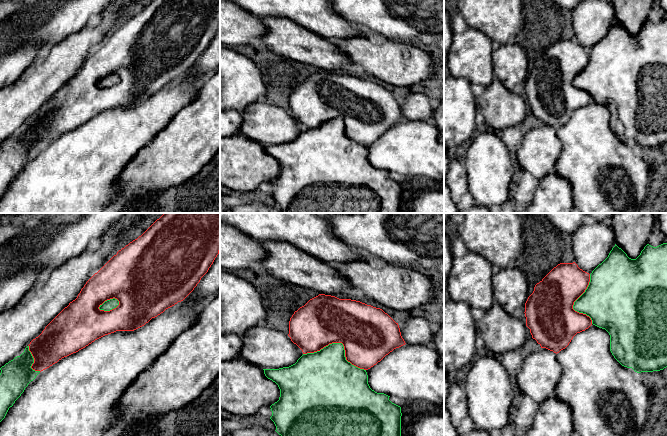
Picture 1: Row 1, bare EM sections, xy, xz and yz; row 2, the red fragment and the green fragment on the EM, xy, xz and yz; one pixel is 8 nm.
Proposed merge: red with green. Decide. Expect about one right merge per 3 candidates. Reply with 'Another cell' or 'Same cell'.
Another cell

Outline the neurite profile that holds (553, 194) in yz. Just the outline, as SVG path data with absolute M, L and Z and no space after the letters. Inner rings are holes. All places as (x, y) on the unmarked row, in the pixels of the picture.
M555 171L543 177L527 207L527 213L572 213L571 185Z

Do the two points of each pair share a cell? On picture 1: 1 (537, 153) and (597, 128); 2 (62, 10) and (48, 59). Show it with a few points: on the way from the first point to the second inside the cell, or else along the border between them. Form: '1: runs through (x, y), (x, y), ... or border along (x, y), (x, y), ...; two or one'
1: border along (557, 130), (560, 155), (554, 166); two
2: border along (73, 33), (44, 49); two

